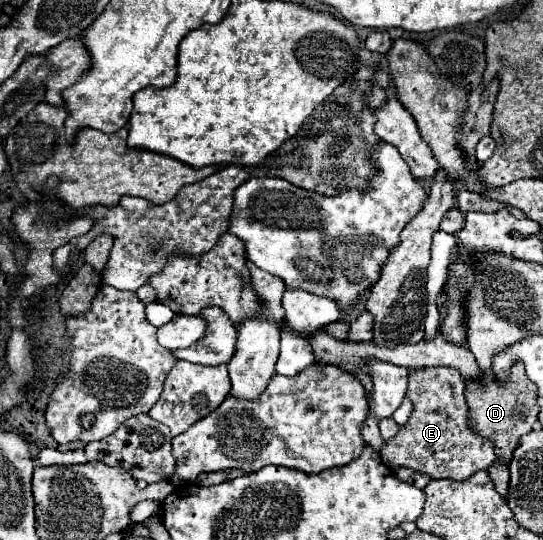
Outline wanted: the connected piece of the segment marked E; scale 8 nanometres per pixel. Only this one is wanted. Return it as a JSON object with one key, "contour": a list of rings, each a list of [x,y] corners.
{"contour":[[[425,367],[425,369],[409,369],[409,385],[407,385],[407,397],[413,403],[413,411],[409,415],[409,421],[405,427],[399,429],[399,433],[389,439],[381,447],[381,459],[385,465],[389,465],[393,471],[399,467],[409,467],[421,473],[427,473],[431,479],[469,479],[473,473],[487,469],[491,463],[497,461],[495,447],[489,439],[477,435],[469,427],[469,407],[465,401],[465,377],[461,377],[459,369],[455,367]]]}

